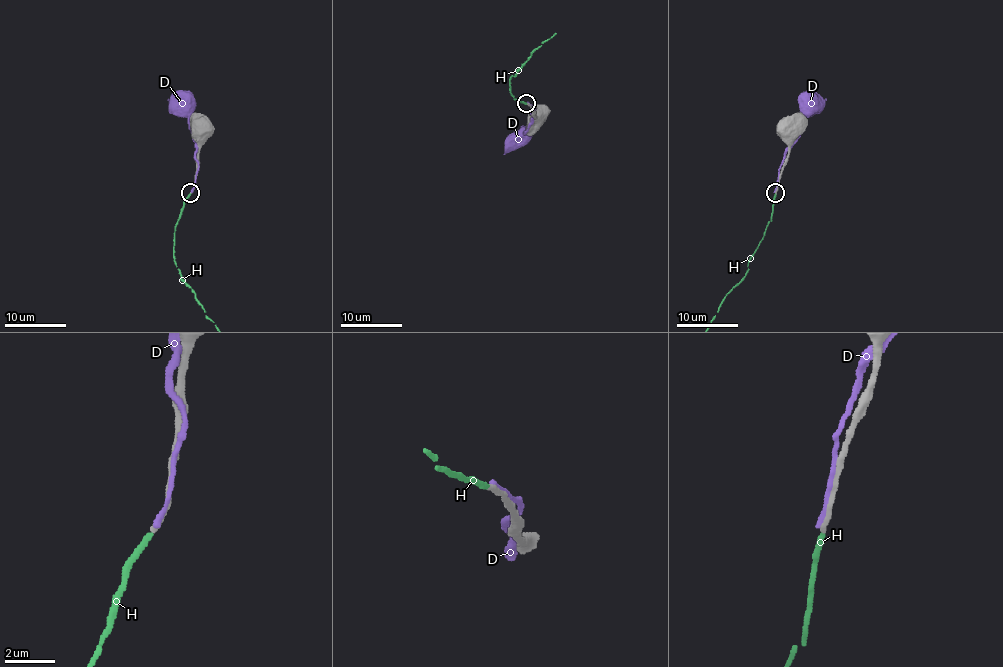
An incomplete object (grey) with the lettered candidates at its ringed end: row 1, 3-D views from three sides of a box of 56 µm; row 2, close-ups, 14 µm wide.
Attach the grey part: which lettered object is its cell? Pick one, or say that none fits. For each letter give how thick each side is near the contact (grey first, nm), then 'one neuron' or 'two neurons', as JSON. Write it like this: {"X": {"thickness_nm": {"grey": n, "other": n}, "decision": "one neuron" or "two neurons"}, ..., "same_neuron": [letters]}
{"D": {"thickness_nm": {"grey": 190, "other": 160}, "decision": "two neurons"}, "H": {"thickness_nm": {"grey": 240, "other": 240}, "decision": "one neuron"}, "same_neuron": ["H"]}

